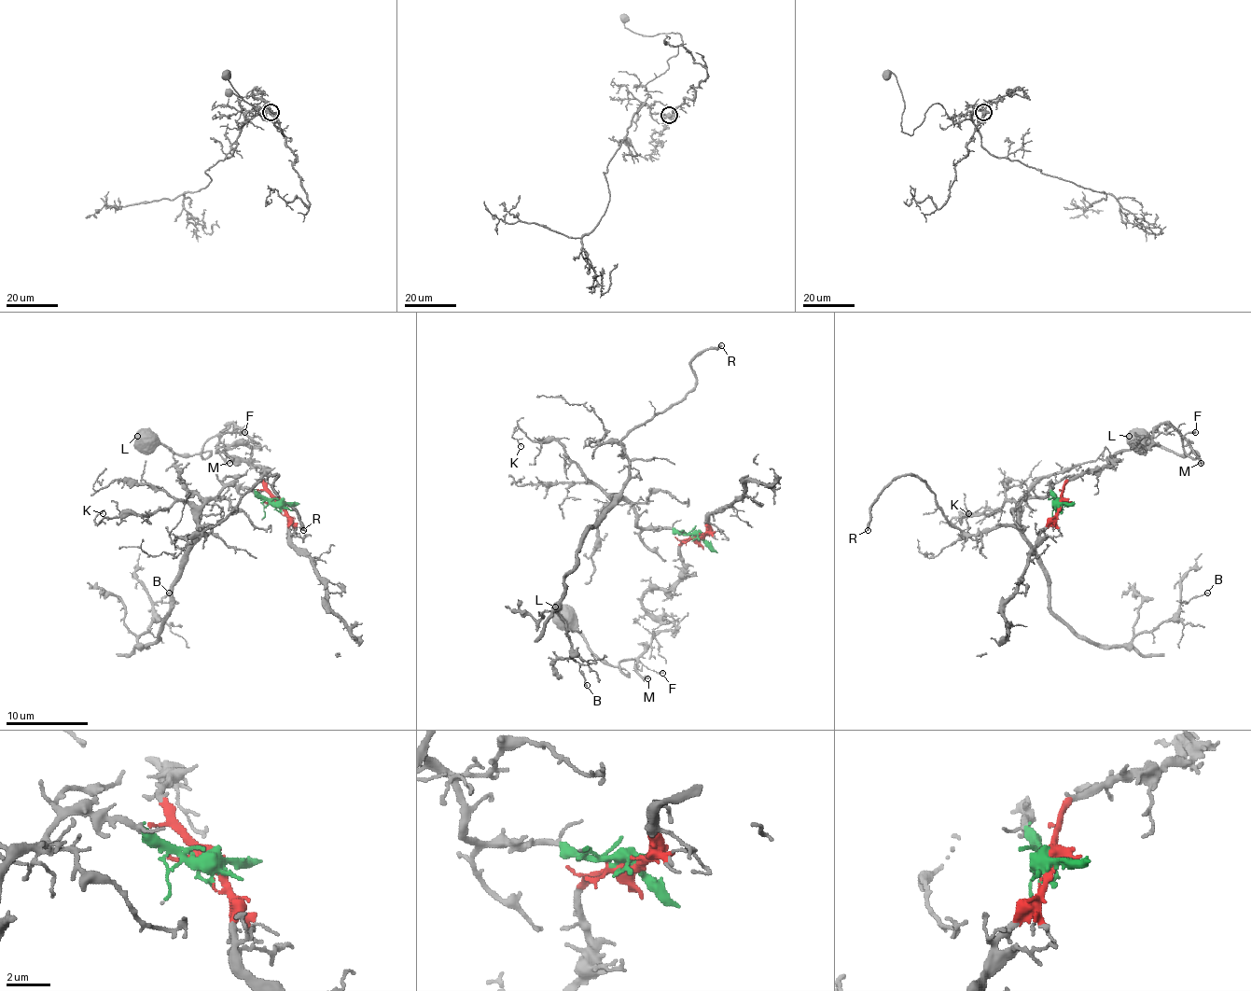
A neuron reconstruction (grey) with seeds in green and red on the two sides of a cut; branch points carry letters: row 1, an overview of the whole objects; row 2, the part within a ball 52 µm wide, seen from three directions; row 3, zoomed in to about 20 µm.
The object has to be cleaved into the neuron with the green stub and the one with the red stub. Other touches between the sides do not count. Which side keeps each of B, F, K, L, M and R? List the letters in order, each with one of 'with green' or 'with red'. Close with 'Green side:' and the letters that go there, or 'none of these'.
B: with green
F: with red
K: with green
L: with red
M: with red
R: with green
Green side: B, K, R

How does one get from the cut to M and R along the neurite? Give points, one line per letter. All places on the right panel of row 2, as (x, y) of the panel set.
M: (1059, 503), (1069, 481), (1112, 464), (1120, 452), (1148, 445), (1163, 423), (1169, 423), (1200, 462)
R: (1057, 503), (1050, 486), (1026, 496), (1018, 523), (963, 534), (910, 474), (884, 489), (868, 529)

